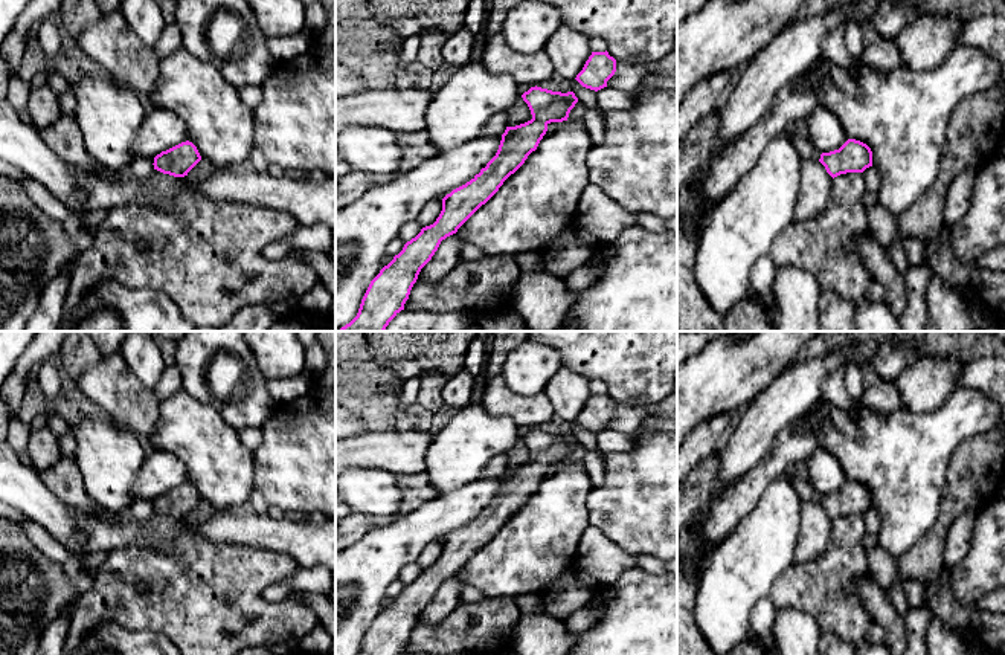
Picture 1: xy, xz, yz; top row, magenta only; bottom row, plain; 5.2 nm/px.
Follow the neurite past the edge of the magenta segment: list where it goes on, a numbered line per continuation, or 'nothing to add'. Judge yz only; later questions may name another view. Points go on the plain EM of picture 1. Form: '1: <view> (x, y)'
nothing to add

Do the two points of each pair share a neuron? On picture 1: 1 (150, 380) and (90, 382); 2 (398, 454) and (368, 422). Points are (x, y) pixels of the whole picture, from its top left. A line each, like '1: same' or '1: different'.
1: different
2: different

